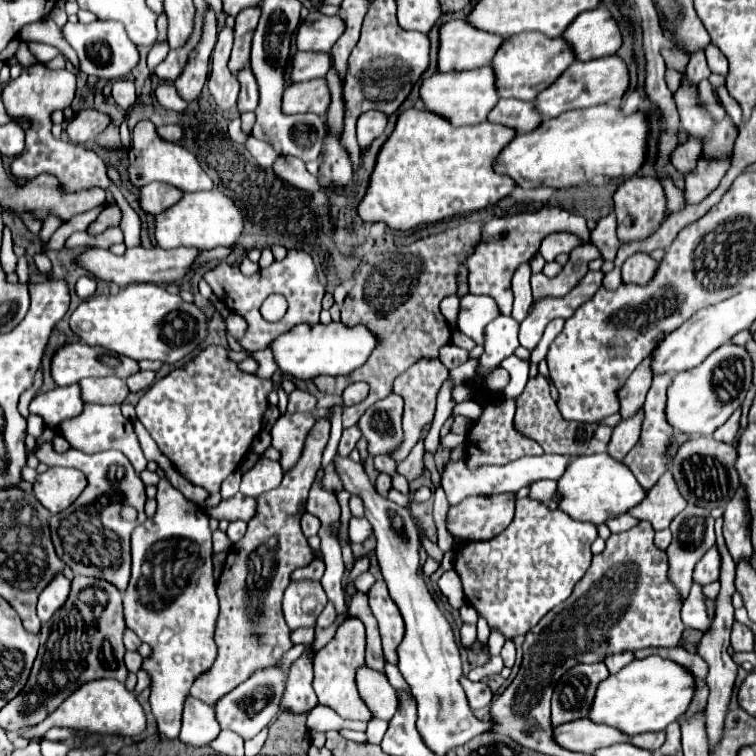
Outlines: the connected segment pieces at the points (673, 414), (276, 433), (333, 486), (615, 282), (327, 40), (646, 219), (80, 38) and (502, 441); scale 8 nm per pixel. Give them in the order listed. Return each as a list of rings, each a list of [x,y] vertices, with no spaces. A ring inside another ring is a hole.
[[[731,343],[721,345],[701,365],[673,377],[667,397],[667,421],[681,433],[711,435],[743,403],[751,387],[751,373],[753,363],[745,347]]]
[[[285,413],[277,419],[277,423],[271,427],[271,445],[281,453],[281,467],[283,473],[291,471],[295,467],[295,461],[299,461],[299,453],[303,451],[307,433],[317,423],[317,415],[311,413]]]
[[[329,463],[325,469],[325,479],[323,479],[325,487],[333,493],[339,493],[343,489],[343,483],[339,481],[339,473],[335,473],[335,463]]]
[[[615,267],[613,271],[609,271],[609,273],[605,275],[603,287],[605,287],[605,289],[617,289],[619,285],[621,285],[621,269]]]
[[[309,11],[297,29],[295,43],[299,51],[329,51],[343,35],[345,23],[339,15],[323,15]]]
[[[629,177],[615,193],[615,213],[617,213],[617,237],[621,243],[643,241],[655,233],[667,215],[667,203],[663,187],[653,177]]]
[[[93,21],[89,25],[69,23],[61,27],[65,41],[77,51],[81,61],[81,71],[87,75],[97,75],[103,81],[121,79],[131,73],[139,63],[137,45],[127,37],[127,31],[117,21]]]
[[[493,399],[483,403],[483,413],[473,425],[469,427],[467,436],[467,465],[470,469],[477,469],[479,465],[505,465],[507,461],[517,461],[519,457],[527,455],[543,455],[539,443],[523,437],[513,429],[513,415],[515,415],[515,399],[503,399],[499,405]]]

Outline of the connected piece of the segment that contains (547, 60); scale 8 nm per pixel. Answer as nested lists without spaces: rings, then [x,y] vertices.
[[[517,33],[507,37],[507,41],[501,45],[495,59],[491,61],[491,67],[497,75],[497,87],[501,97],[535,101],[537,93],[547,89],[573,63],[575,63],[575,53],[563,37],[549,39],[543,37],[543,33]]]

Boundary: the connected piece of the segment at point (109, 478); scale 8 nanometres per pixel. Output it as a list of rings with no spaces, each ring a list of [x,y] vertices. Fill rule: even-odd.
[[[43,443],[35,457],[49,465],[49,467],[73,467],[85,473],[87,487],[81,493],[81,497],[67,507],[65,511],[51,517],[51,539],[57,551],[57,557],[73,569],[77,575],[85,577],[103,577],[109,583],[113,583],[117,589],[125,591],[129,577],[131,577],[131,549],[129,549],[129,537],[131,531],[141,525],[147,517],[143,513],[143,505],[147,501],[145,497],[145,485],[141,477],[135,473],[133,465],[121,451],[103,451],[87,455],[77,449],[69,449],[65,453],[55,453],[51,443]],[[131,505],[137,509],[137,521],[123,521],[121,519],[121,507]]]

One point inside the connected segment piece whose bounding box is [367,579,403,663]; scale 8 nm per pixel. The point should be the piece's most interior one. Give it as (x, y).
(387, 614)

